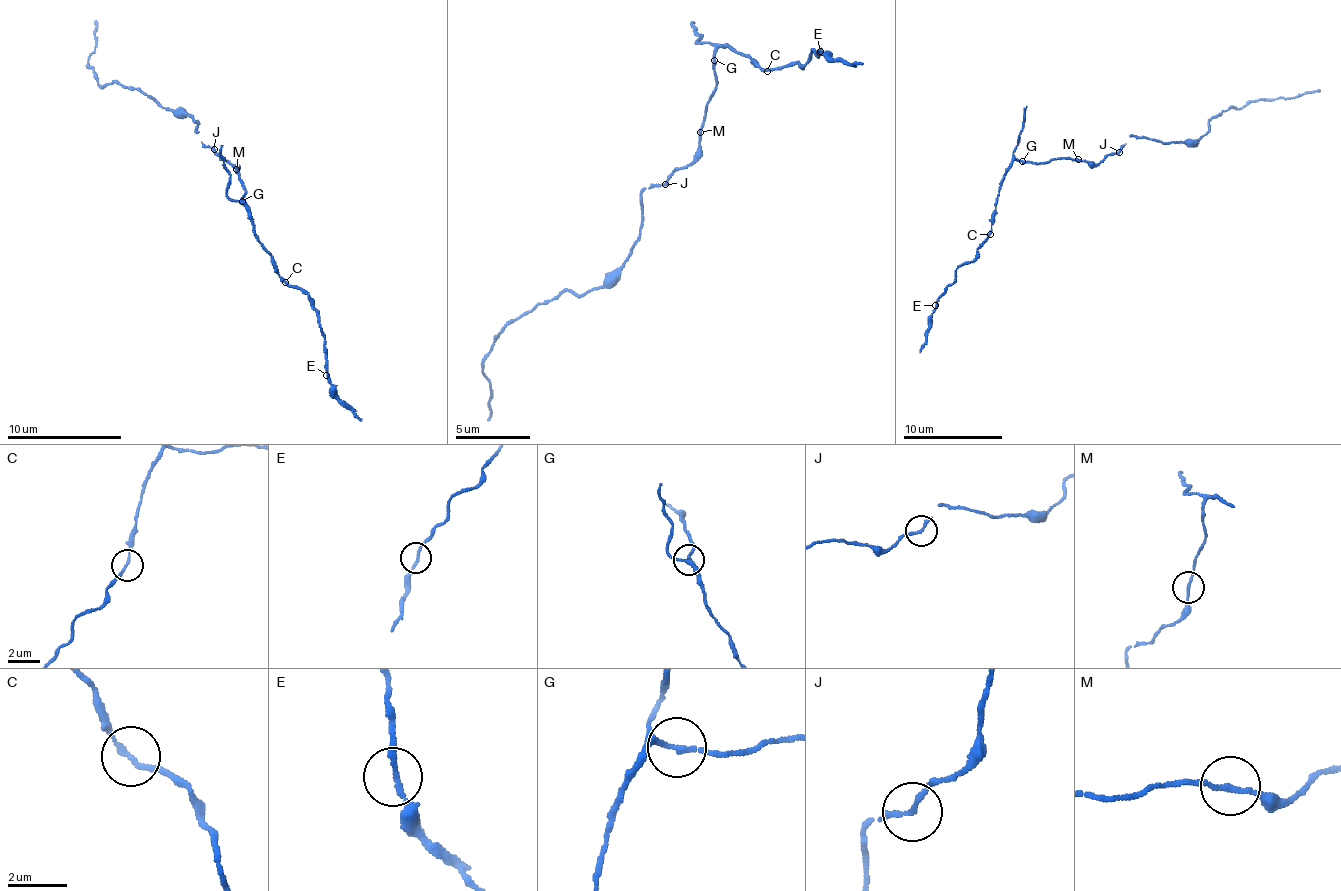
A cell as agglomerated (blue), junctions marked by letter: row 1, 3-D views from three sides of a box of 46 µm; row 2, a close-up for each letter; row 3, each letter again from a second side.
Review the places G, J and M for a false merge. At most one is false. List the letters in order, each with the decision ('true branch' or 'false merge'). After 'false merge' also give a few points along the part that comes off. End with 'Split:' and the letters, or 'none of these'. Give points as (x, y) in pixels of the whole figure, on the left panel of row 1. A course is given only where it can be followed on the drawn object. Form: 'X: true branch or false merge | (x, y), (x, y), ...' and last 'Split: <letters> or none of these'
G: true branch
J: true branch
M: true branch
Split: none of these

